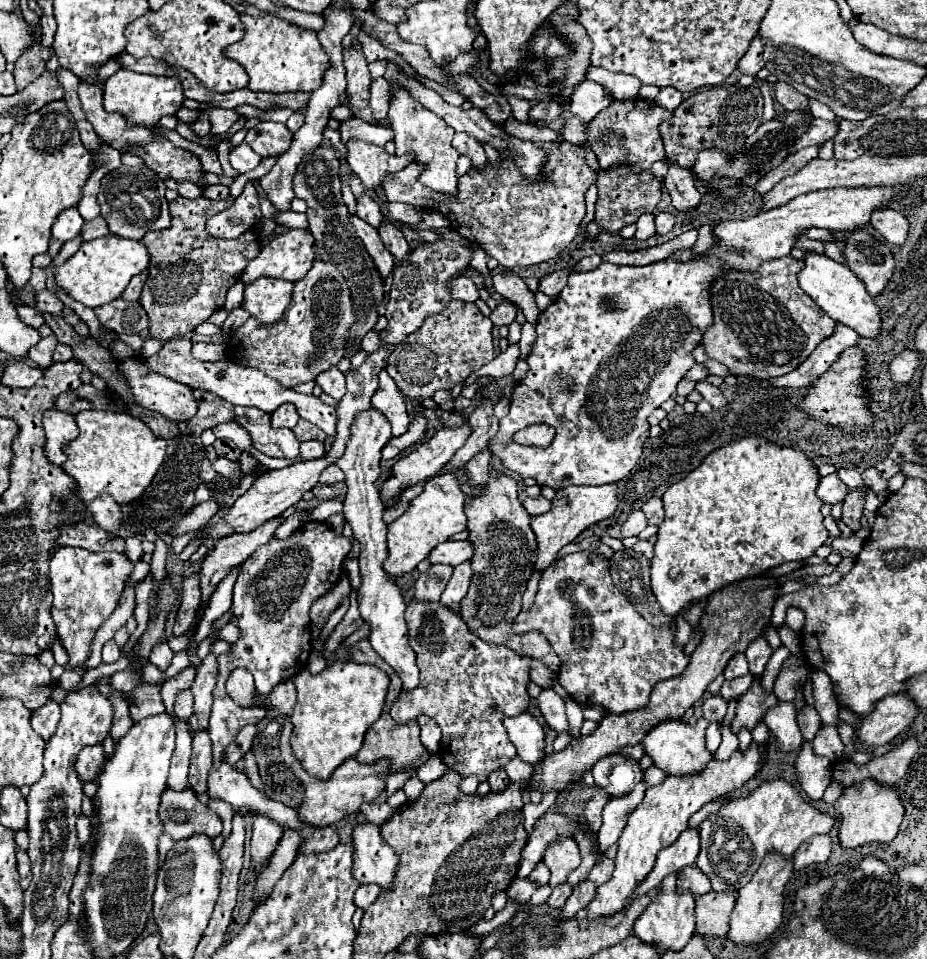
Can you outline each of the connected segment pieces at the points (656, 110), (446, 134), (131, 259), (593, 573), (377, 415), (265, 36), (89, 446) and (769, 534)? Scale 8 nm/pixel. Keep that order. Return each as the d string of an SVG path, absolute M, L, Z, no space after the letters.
M644 98L614 100L594 120L588 122L586 146L592 148L602 170L614 170L618 166L626 166L634 174L648 172L654 162L666 158L658 126L662 120L668 120L670 114L672 112L668 112L666 108L662 108L652 100Z
M392 86L392 92L394 92L394 98L390 102L388 118L392 120L392 126L394 126L394 132L396 132L396 138L394 138L396 154L402 156L408 150L414 152L416 162L424 166L422 174L418 176L418 182L424 184L426 188L436 190L436 192L446 192L450 196L456 196L456 184L458 184L456 160L458 160L458 152L454 152L454 148L450 144L450 140L454 136L454 130L440 116L434 116L432 112L424 110L422 104L418 104L404 88Z
M110 234L98 240L84 242L72 258L68 258L62 266L56 268L54 278L56 278L56 286L62 288L68 296L72 296L74 300L82 302L88 308L96 308L120 298L130 278L140 274L148 266L148 260L150 258L142 242L134 242Z
M576 552L560 558L558 562L552 562L542 572L534 606L528 612L520 612L514 618L512 630L516 634L524 634L530 630L542 632L548 638L548 642L554 646L554 652L562 662L558 674L558 682L562 684L562 688L578 704L582 706L598 704L614 714L642 708L648 702L654 684L682 674L690 660L684 648L674 644L676 622L674 626L662 626L662 628L648 624L636 612L634 604L612 584L608 572L608 560L594 552Z
M368 408L368 410L358 412L358 416L352 422L350 432L352 434L350 434L350 442L346 444L346 452L334 464L346 474L348 492L344 498L344 518L352 526L354 538L360 542L360 556L358 556L360 576L362 576L362 584L358 590L360 614L364 622L370 626L370 644L402 678L404 682L402 688L410 690L410 688L416 688L418 684L416 654L408 644L408 626L404 620L406 602L402 598L400 588L396 586L396 580L388 576L388 572L384 570L384 562L388 558L386 524L382 520L384 504L380 502L378 488L374 486L374 482L380 476L380 452L386 446L386 442L392 438L390 422L380 410Z
M242 14L240 16L242 24L244 24L244 38L238 40L236 44L230 44L226 48L226 58L232 58L236 60L248 74L248 88L254 90L254 92L274 92L274 94L280 94L280 92L298 92L298 90L306 90L306 92L312 92L314 88L318 88L322 84L322 74L324 70L328 68L328 56L324 52L324 48L320 46L318 38L316 38L316 32L310 32L310 30L304 30L304 28L298 28L290 22L284 22L276 16L258 16L258 18L252 18L248 14Z
M86 410L76 414L76 424L80 434L64 448L68 460L62 464L62 470L76 482L74 496L82 502L92 502L100 494L110 494L118 504L138 500L164 462L164 438L158 438L140 418L128 412Z
M744 436L720 446L684 480L672 484L662 496L666 516L660 524L650 560L652 592L662 612L676 616L688 602L704 600L732 582L758 576L790 560L812 556L828 538L820 514L822 502L816 496L818 482L818 470L804 452L784 448L766 438L762 440L762 436Z

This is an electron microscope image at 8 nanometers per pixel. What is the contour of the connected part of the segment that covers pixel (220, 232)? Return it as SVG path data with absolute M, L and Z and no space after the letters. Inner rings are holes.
M248 180L244 192L236 198L234 206L210 216L206 232L214 238L238 238L242 232L252 228L260 218L260 198L256 190L258 180Z

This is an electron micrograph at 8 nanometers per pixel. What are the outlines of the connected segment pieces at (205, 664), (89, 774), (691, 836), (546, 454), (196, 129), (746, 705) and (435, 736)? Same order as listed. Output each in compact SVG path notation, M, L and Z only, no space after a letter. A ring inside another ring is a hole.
M208 652L208 656L196 670L196 680L190 688L194 694L194 714L188 720L192 732L204 730L208 726L208 716L212 708L212 690L216 686L216 678L218 678L218 660L212 652Z
M94 744L80 750L74 768L82 780L94 780L100 774L100 766L104 764L104 760L104 746Z
M696 828L684 830L682 836L678 836L678 840L674 844L670 844L668 848L658 852L658 858L656 858L656 864L654 864L652 872L646 876L646 880L642 880L638 884L638 888L630 896L630 902L646 896L646 892L650 892L654 886L658 886L664 876L668 876L672 872L678 872L680 868L684 868L688 864L694 864L698 852L700 852L698 830Z
M894 186L894 188L834 188L834 190L818 190L818 192L812 192L812 194L804 194L804 196L798 196L794 198L792 202L784 204L784 206L778 206L774 210L768 210L768 212L762 212L754 218L748 218L748 220L730 220L730 222L720 222L716 228L714 228L714 236L720 238L720 242L716 246L712 246L704 256L692 260L692 262L686 262L686 264L678 264L674 260L662 260L662 262L654 262L654 264L648 264L648 266L614 266L614 264L608 264L608 262L602 262L598 268L590 270L590 272L572 272L570 274L570 280L568 280L568 286L564 288L564 292L548 306L548 310L544 310L536 322L536 344L532 346L532 352L528 354L528 372L522 380L516 382L514 386L514 392L512 392L512 402L510 402L510 412L506 418L500 420L500 430L498 434L490 440L488 448L500 456L502 464L520 474L522 478L530 476L534 478L540 486L550 486L554 490L560 490L560 488L566 488L566 486L572 486L572 484L582 484L582 486L600 486L600 484L612 484L612 482L618 482L622 480L632 468L634 464L638 462L640 454L642 454L642 448L644 448L644 442L648 438L648 422L646 418L656 410L660 408L660 404L664 400L670 398L670 394L676 390L676 384L684 378L684 374L696 364L694 358L690 356L690 352L700 344L702 340L702 332L706 326L710 326L710 320L712 320L712 310L710 310L710 284L714 282L714 278L720 274L720 272L726 272L730 268L738 268L738 270L754 270L758 264L762 264L764 260L770 260L770 258L784 258L790 254L792 246L794 246L794 240L796 236L800 236L802 230L806 228L826 228L826 230L854 230L854 228L860 228L864 226L868 220L870 220L870 212L878 210L880 206L884 206L892 196L898 196L904 188L902 186ZM604 298L612 298L616 300L618 308L616 310L604 310L600 306L600 302ZM528 424L550 424L556 428L556 436L552 440L552 444L548 448L526 448L526 446L520 446L520 444L514 444L512 442L512 434L526 428Z
M200 110L198 120L192 122L192 124L188 124L188 126L190 126L190 130L192 130L196 136L208 136L208 134L210 134L210 128L212 128L212 124L210 124L210 120L208 120L208 114L206 114L204 110Z
M752 682L752 686L748 688L748 692L738 700L738 708L736 708L736 716L732 720L732 730L738 732L742 726L746 726L748 730L752 730L756 726L756 722L762 720L764 712L774 706L778 702L778 698L774 696L774 692L764 692L760 682Z
M424 714L418 716L418 724L420 724L420 730L422 730L420 738L422 738L424 748L428 752L438 752L438 748L440 748L440 736L442 736L438 724L430 716L424 716Z

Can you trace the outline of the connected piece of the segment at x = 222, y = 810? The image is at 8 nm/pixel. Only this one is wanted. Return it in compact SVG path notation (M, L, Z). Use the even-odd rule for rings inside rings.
M210 798L208 806L222 818L222 824L224 825L222 835L227 838L230 830L232 830L232 812L234 812L234 808L228 802L218 800L218 798Z

